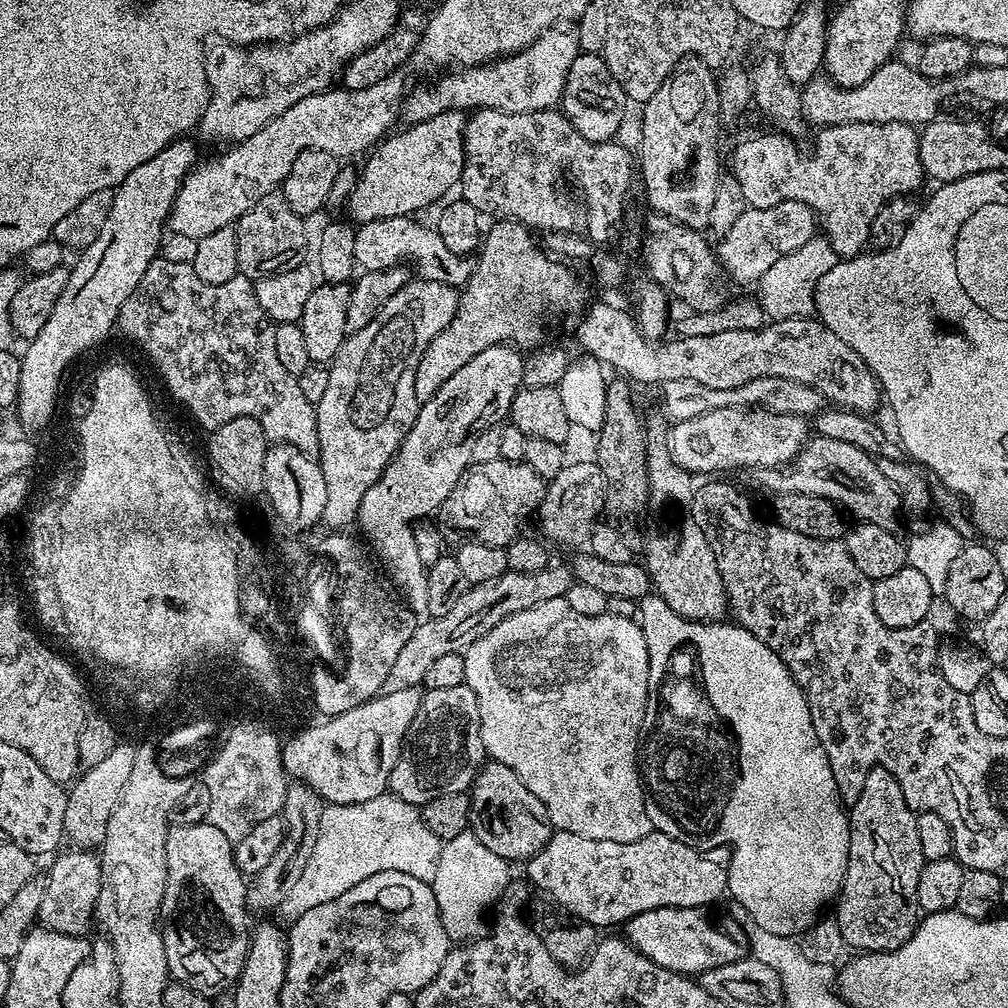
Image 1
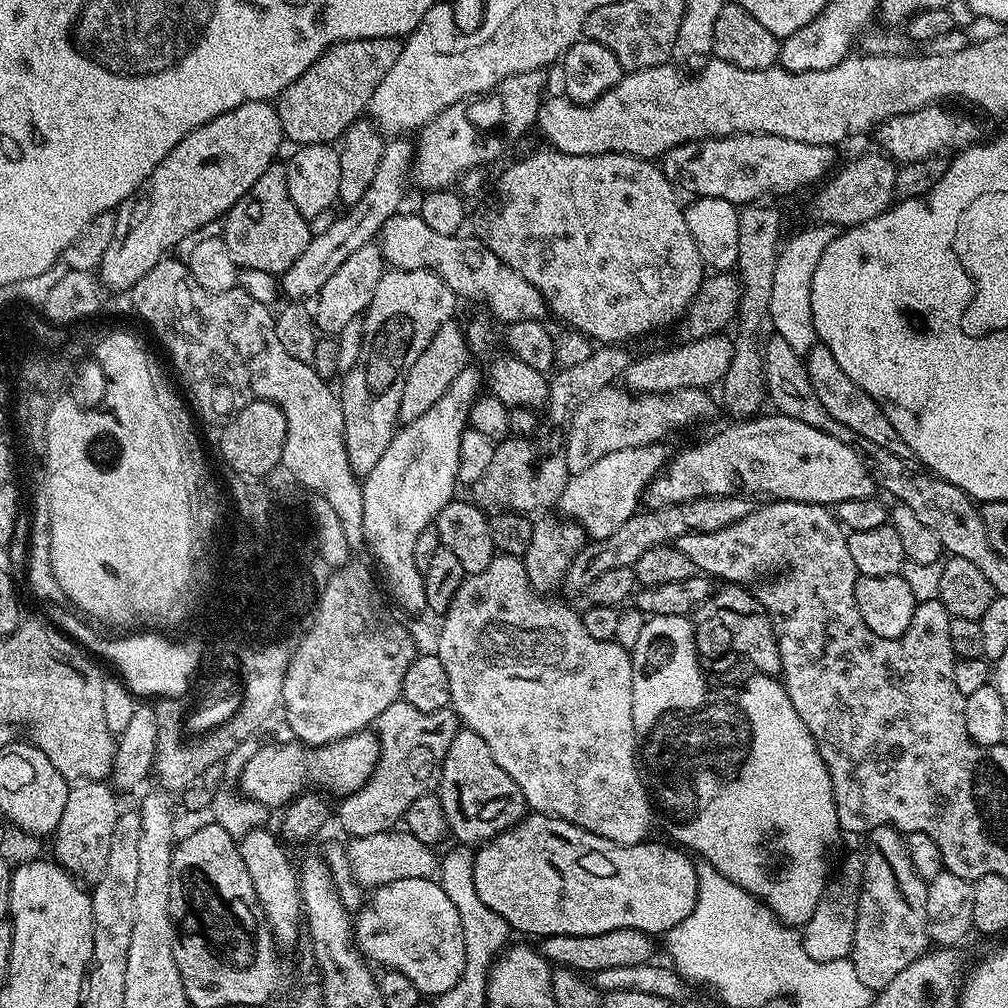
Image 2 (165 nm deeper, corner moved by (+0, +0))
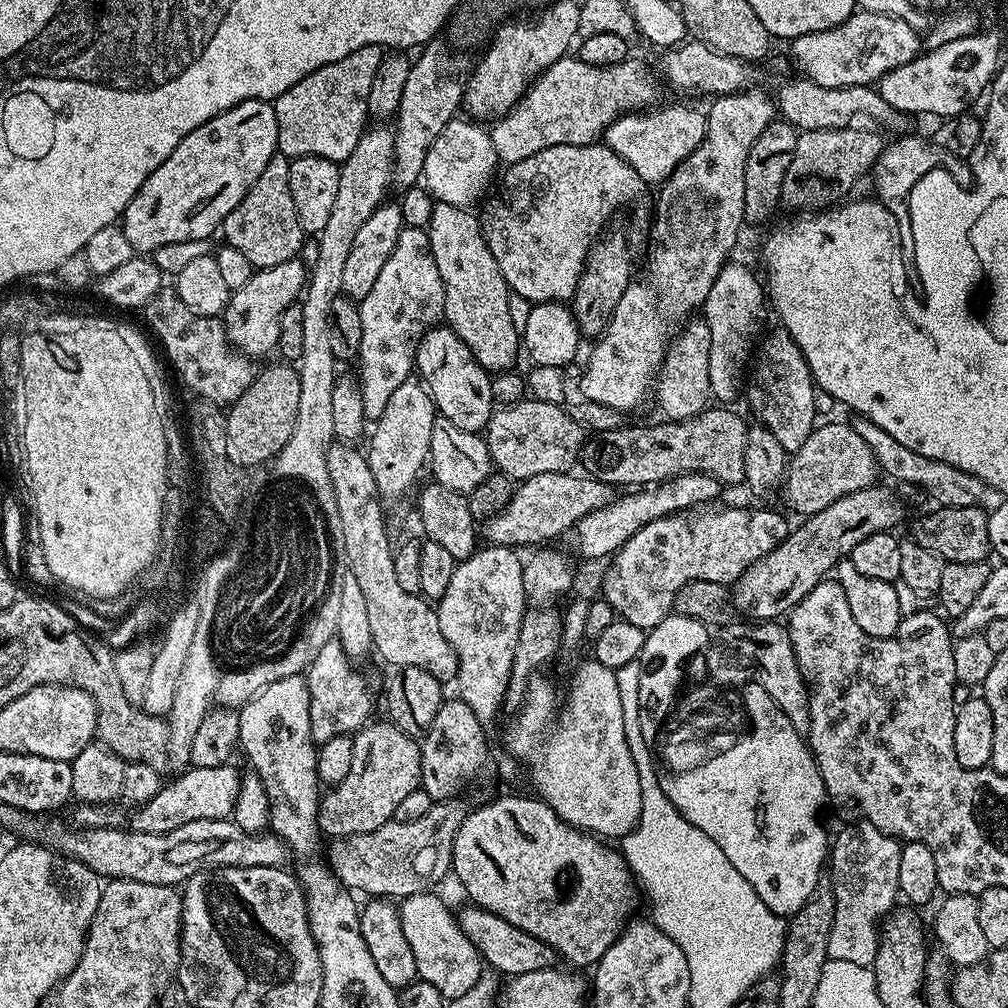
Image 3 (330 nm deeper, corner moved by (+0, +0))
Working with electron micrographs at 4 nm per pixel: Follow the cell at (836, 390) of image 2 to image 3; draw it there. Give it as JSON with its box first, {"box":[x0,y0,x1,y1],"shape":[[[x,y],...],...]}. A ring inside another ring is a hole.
{"box":[854,419,986,508],"shape":[[[857,419],[854,427],[858,434],[862,434],[862,438],[866,438],[866,446],[870,446],[870,450],[874,450],[874,458],[883,475],[885,472],[892,480],[901,480],[904,484],[913,484],[914,487],[929,492],[937,500],[935,503],[942,508],[980,506],[985,503],[983,500],[986,485],[982,482],[982,478],[978,478],[966,470],[958,470],[958,466],[950,466],[946,462],[926,458],[926,454],[914,454],[914,450],[894,442],[894,438],[890,438],[890,434],[886,434],[886,430],[874,426],[874,422],[869,420]]]}

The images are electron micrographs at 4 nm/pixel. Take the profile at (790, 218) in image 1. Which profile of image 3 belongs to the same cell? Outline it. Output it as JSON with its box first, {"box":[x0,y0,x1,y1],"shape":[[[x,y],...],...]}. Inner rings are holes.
{"box":[870,134,972,237],"shape":[[[900,134],[893,139],[896,140],[893,144],[892,141],[885,143],[880,157],[876,159],[876,167],[870,173],[875,199],[885,204],[890,214],[894,214],[900,232],[909,237],[912,235],[912,211],[908,203],[910,194],[919,180],[935,173],[939,167],[944,168],[952,175],[953,180],[957,180],[962,185],[967,185],[972,180],[972,166],[971,163],[966,162],[965,157],[957,156],[942,147],[935,147],[931,139],[923,140],[920,136],[912,135]]]}

